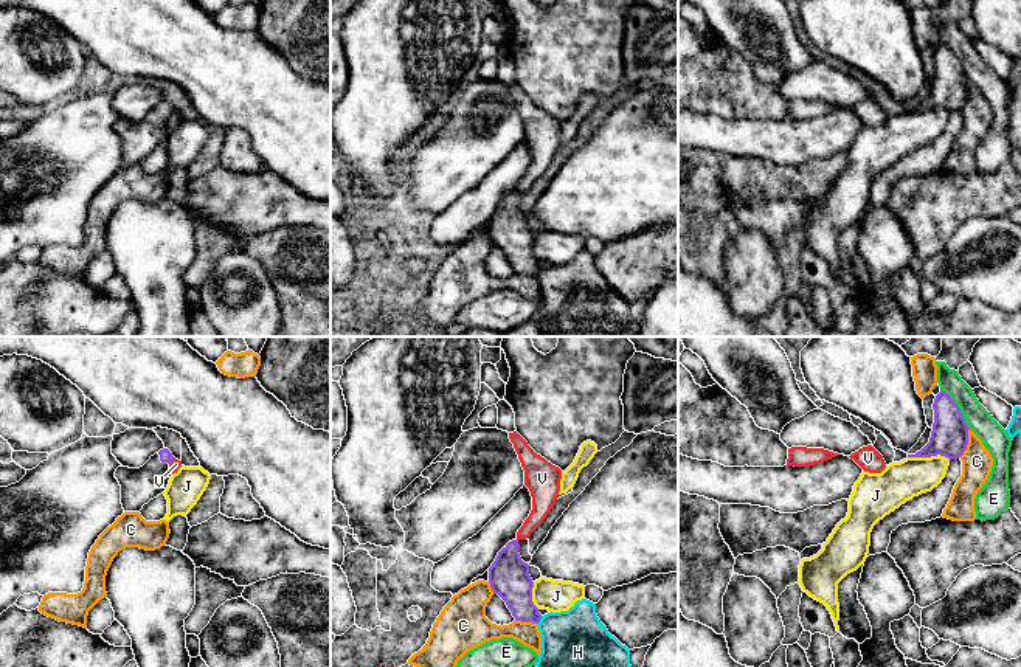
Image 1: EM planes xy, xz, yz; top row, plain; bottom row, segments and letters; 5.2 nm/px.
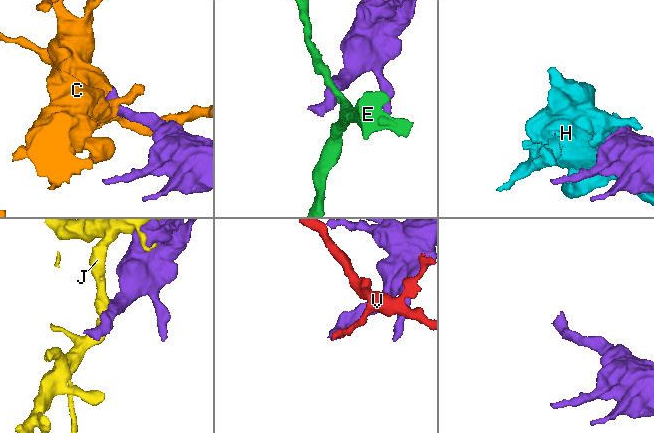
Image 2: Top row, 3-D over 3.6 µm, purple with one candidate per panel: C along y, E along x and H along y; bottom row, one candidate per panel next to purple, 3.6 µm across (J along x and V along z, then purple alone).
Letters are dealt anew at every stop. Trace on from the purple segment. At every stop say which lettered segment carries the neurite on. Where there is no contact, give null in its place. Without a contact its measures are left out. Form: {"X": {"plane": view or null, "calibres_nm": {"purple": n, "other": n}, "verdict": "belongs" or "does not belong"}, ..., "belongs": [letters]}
{"C": {"plane": "yz", "calibres_nm": {"purple": 190, "other": 160}, "verdict": "does not belong"}, "E": {"plane": "yz", "calibres_nm": {"purple": 190, "other": 140}, "verdict": "does not belong"}, "H": {"plane": "xz", "calibres_nm": {"purple": 200, "other": 360}, "verdict": "does not belong"}, "J": {"plane": "yz", "calibres_nm": {"purple": 190, "other": 200}, "verdict": "does not belong"}, "V": {"plane": "xy", "calibres_nm": {"purple": 60, "other": 60}, "verdict": "does not belong"}, "belongs": []}

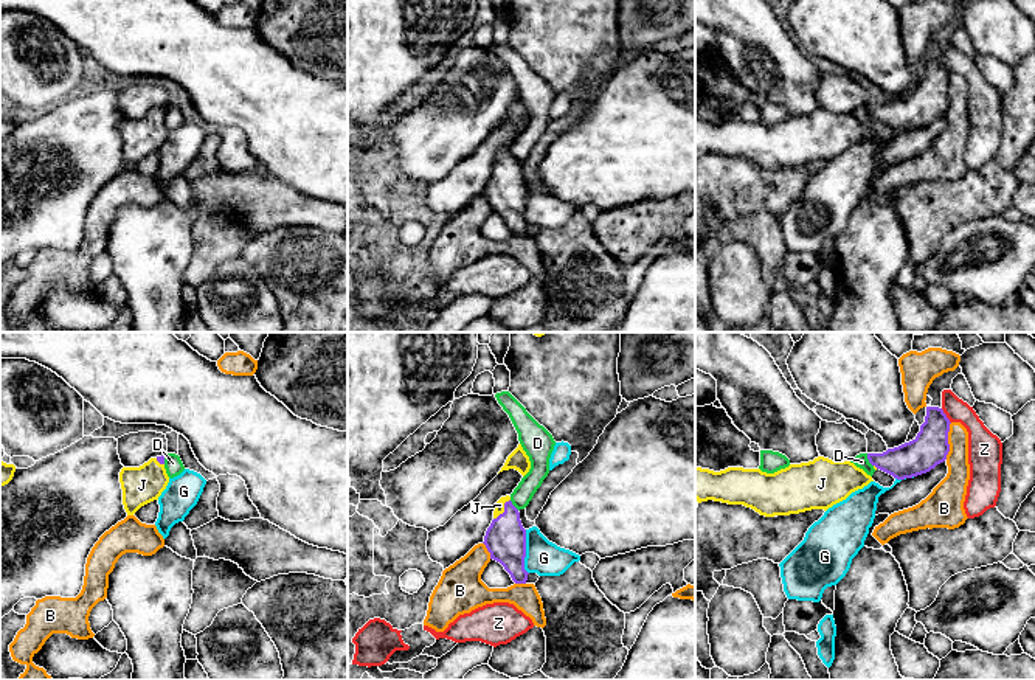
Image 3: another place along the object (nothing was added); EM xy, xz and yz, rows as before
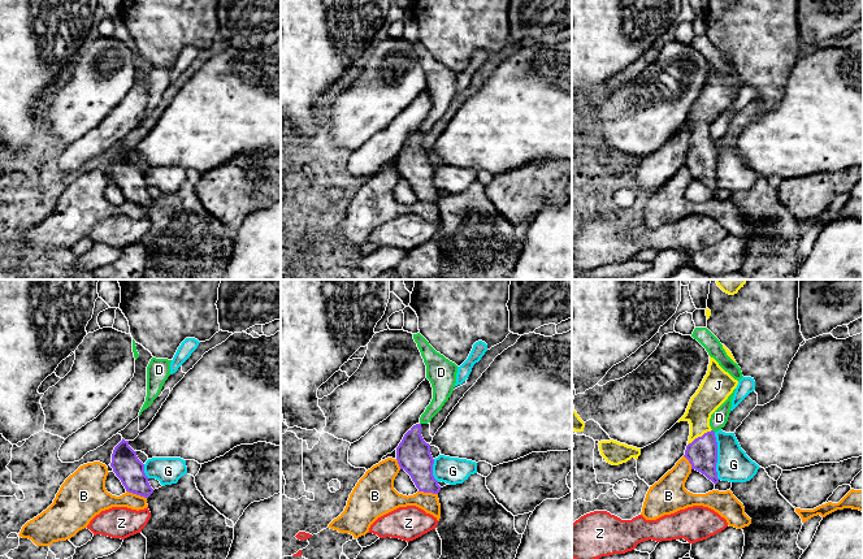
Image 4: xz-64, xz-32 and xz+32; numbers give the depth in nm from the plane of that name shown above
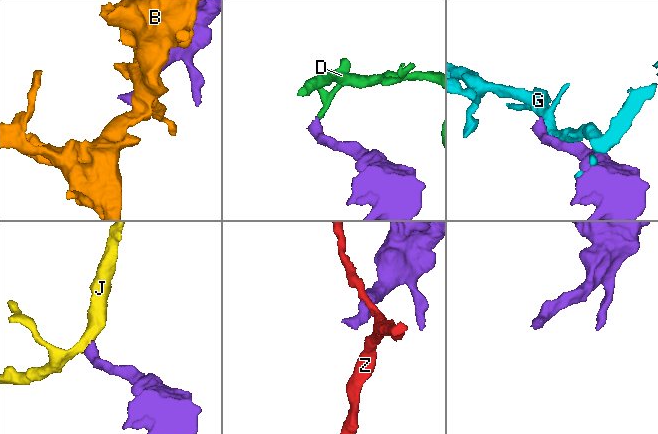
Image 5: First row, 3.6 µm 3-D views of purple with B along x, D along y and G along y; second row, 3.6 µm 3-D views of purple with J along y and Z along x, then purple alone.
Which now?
{"B": {"plane": "yz", "calibres_nm": {"purple": 190, "other": 150}, "verdict": "does not belong"}, "D": {"plane": "yz", "calibres_nm": {"purple": 180, "other": 70}, "verdict": "does not belong"}, "G": {"plane": "xz", "calibres_nm": {"purple": 220, "other": 180}, "verdict": "does not belong"}, "J": {"plane": "xz", "calibres_nm": {"purple": 220, "other": 50}, "verdict": "belongs"}, "Z": {"plane": "yz", "calibres_nm": {"purple": 190, "other": 160}, "verdict": "does not belong"}, "belongs": ["J"]}

